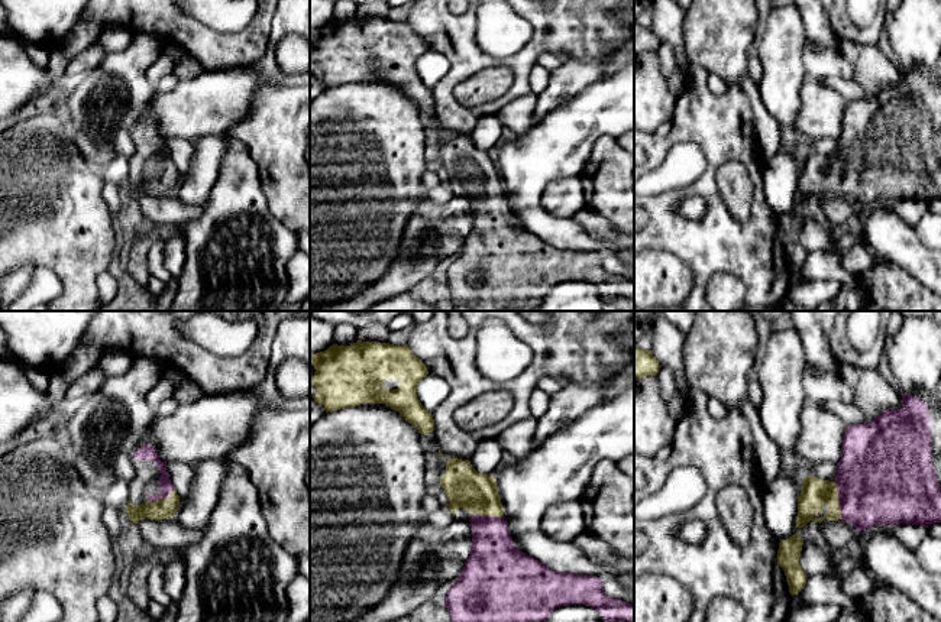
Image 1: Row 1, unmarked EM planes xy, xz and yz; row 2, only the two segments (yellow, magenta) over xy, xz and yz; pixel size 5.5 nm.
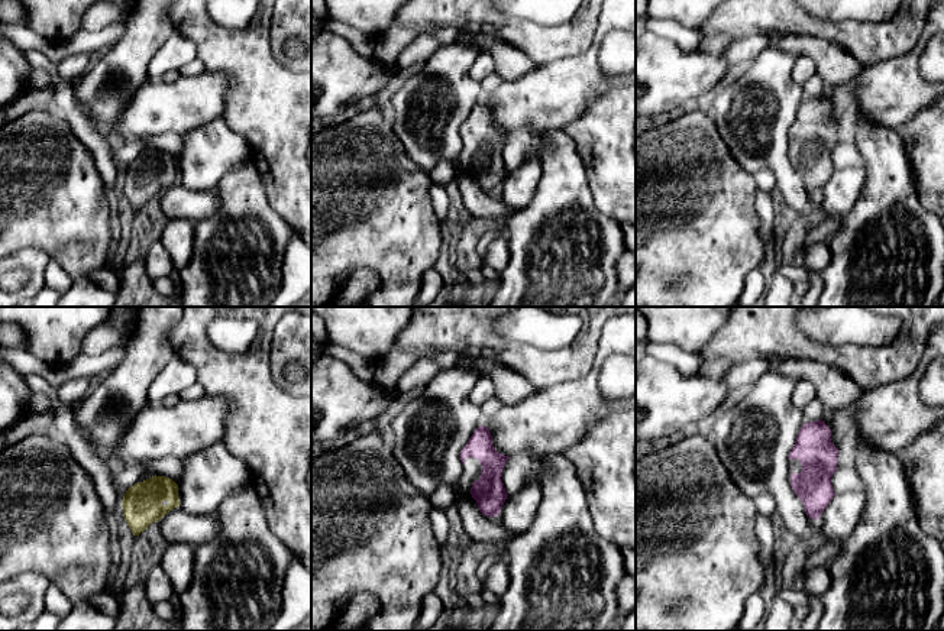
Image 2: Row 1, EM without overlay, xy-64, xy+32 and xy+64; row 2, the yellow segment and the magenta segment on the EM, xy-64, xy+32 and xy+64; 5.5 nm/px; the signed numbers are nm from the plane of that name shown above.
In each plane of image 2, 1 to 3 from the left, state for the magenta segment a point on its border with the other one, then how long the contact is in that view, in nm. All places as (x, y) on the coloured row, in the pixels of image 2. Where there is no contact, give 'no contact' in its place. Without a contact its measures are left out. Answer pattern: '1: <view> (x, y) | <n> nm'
1: no contact
2: no contact
3: no contact

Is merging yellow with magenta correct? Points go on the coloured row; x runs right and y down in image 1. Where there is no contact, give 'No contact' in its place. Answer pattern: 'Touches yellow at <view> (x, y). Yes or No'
Touches yellow at xz (488, 515). Yes

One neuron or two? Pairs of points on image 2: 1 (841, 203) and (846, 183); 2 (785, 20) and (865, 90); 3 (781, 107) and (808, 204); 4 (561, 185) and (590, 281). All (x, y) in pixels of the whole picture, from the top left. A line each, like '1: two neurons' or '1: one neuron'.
1: one neuron
2: two neurons
3: one neuron
4: one neuron

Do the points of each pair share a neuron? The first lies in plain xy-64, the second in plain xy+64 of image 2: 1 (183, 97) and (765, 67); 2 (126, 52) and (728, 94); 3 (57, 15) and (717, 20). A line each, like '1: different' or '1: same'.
1: different
2: same
3: different

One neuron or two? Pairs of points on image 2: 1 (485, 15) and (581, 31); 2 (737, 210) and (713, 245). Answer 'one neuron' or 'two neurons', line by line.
1: one neuron
2: one neuron

